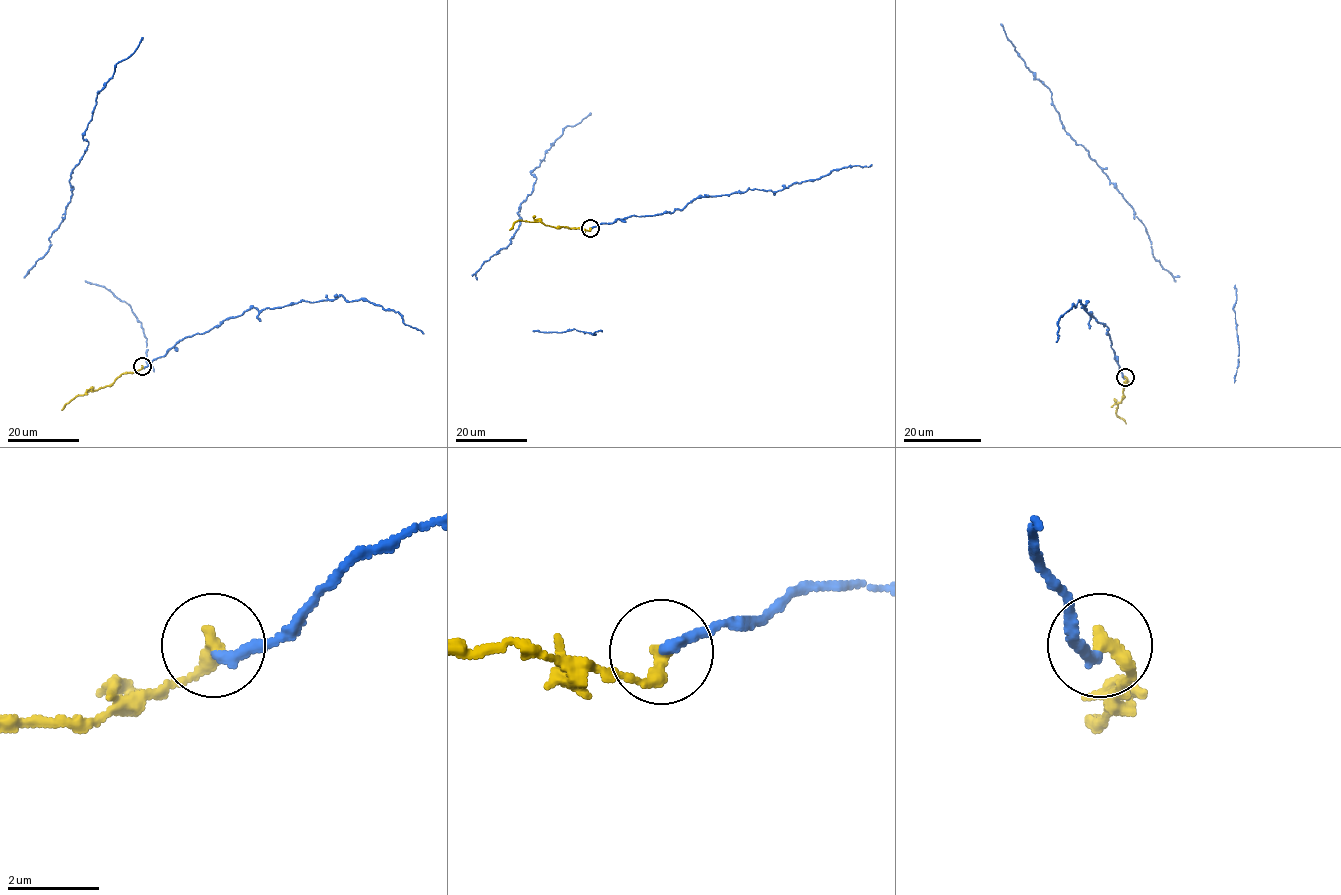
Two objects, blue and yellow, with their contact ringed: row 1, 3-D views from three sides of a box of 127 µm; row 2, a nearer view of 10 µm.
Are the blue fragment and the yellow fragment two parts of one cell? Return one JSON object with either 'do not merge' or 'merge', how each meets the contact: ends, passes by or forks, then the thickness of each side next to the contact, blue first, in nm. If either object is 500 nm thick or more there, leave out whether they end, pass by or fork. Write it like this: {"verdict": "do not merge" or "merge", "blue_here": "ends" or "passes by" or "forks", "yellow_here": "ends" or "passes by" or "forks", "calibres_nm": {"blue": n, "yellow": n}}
{"verdict": "do not merge", "blue_here": "ends", "yellow_here": "ends", "calibres_nm": {"blue": 240, "yellow": 340}}

